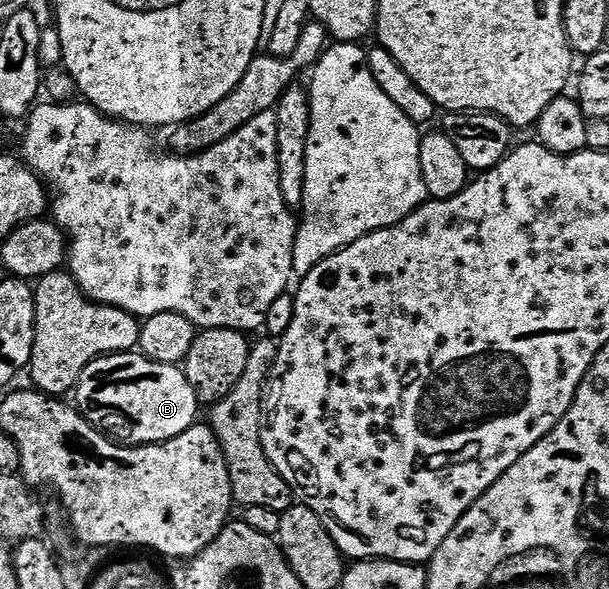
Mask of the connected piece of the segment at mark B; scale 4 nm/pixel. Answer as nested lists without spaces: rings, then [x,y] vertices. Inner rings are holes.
[[[139,351],[131,353],[110,353],[107,357],[99,357],[84,368],[80,379],[79,392],[84,392],[88,400],[86,416],[89,423],[101,433],[117,443],[129,447],[137,445],[161,445],[164,441],[173,441],[192,425],[197,424],[202,402],[196,395],[196,389],[188,382],[188,374],[181,366],[167,365],[152,361]]]

